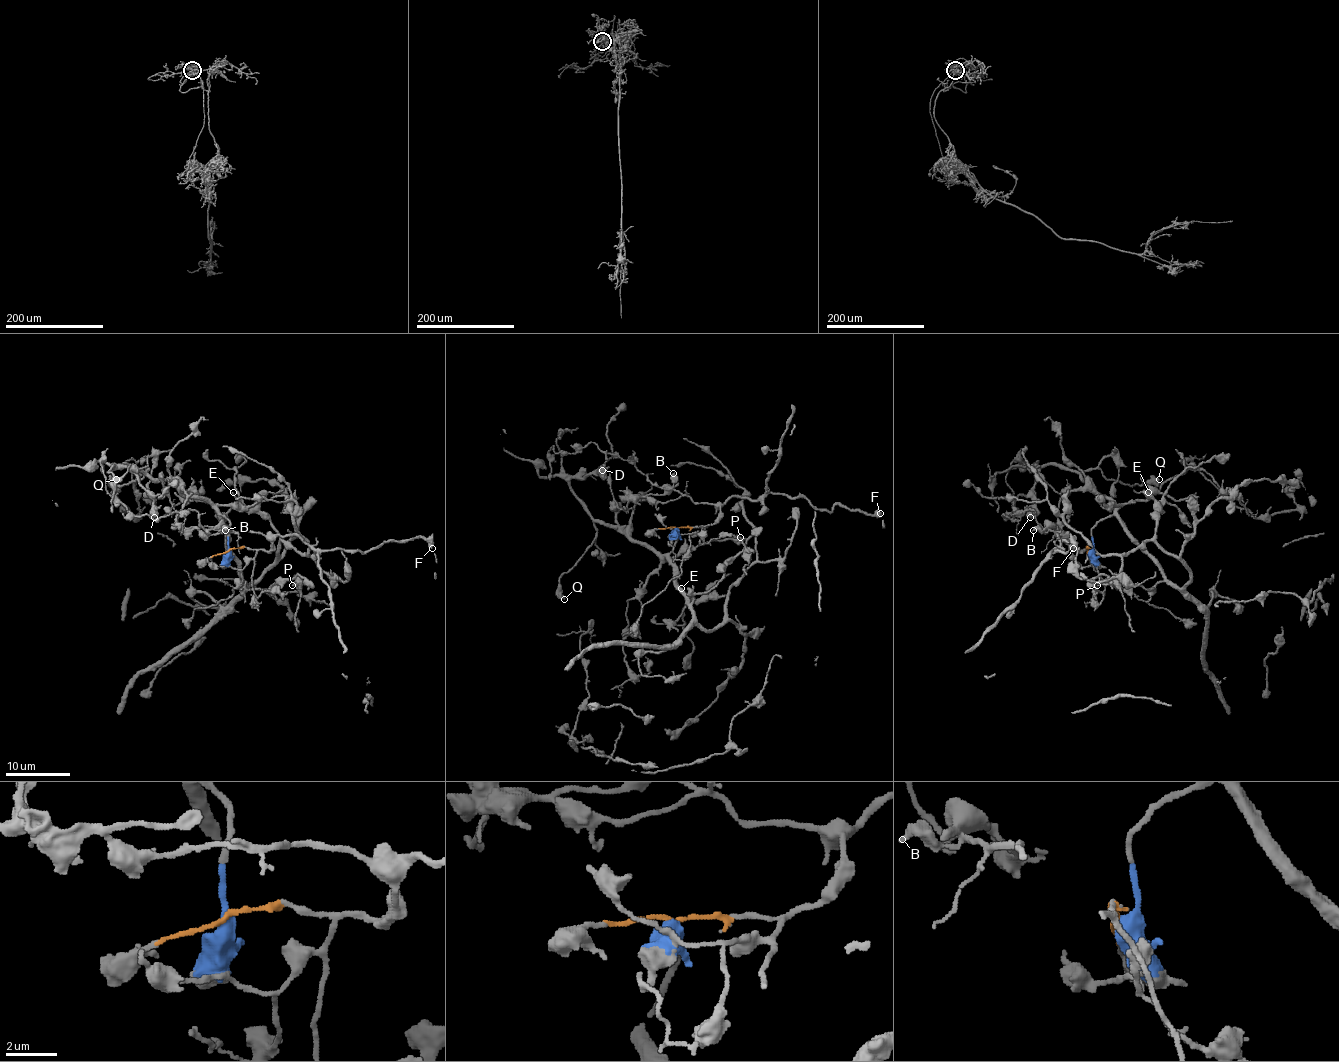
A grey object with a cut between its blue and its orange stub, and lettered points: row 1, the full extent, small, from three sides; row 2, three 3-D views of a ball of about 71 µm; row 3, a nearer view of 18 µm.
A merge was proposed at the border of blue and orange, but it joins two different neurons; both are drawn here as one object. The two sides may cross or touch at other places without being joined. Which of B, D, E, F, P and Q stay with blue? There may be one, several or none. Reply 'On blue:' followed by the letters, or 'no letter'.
On blue: D, E, P, Q

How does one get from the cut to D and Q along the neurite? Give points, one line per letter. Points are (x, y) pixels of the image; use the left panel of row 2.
D: (227, 552), (229, 521), (211, 504), (185, 496), (170, 482), (122, 465), (153, 500), (154, 517)
Q: (227, 552), (229, 521), (205, 500), (185, 496), (148, 469), (141, 478), (112, 485), (117, 478)

